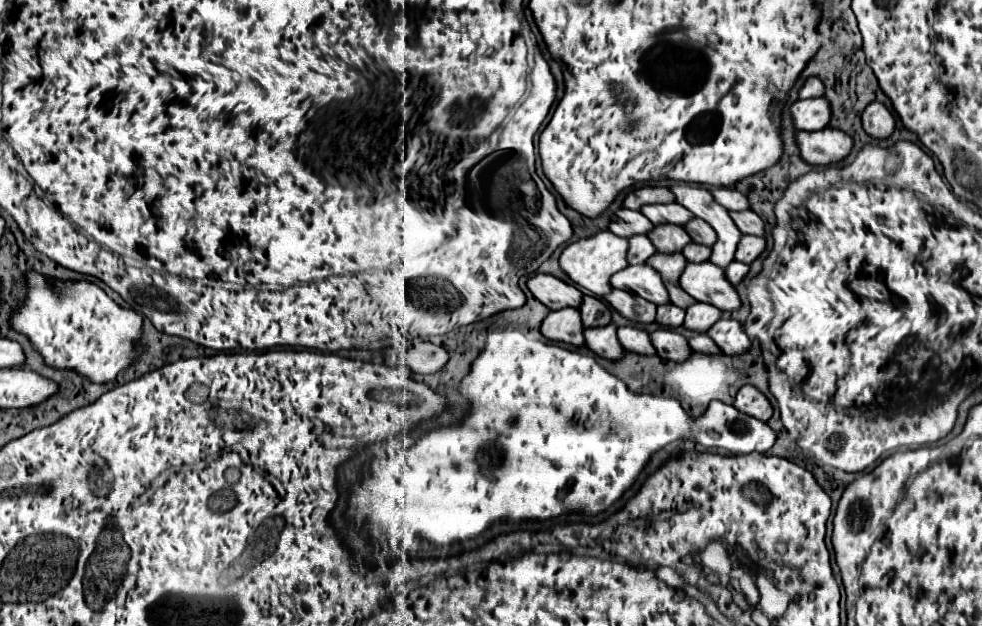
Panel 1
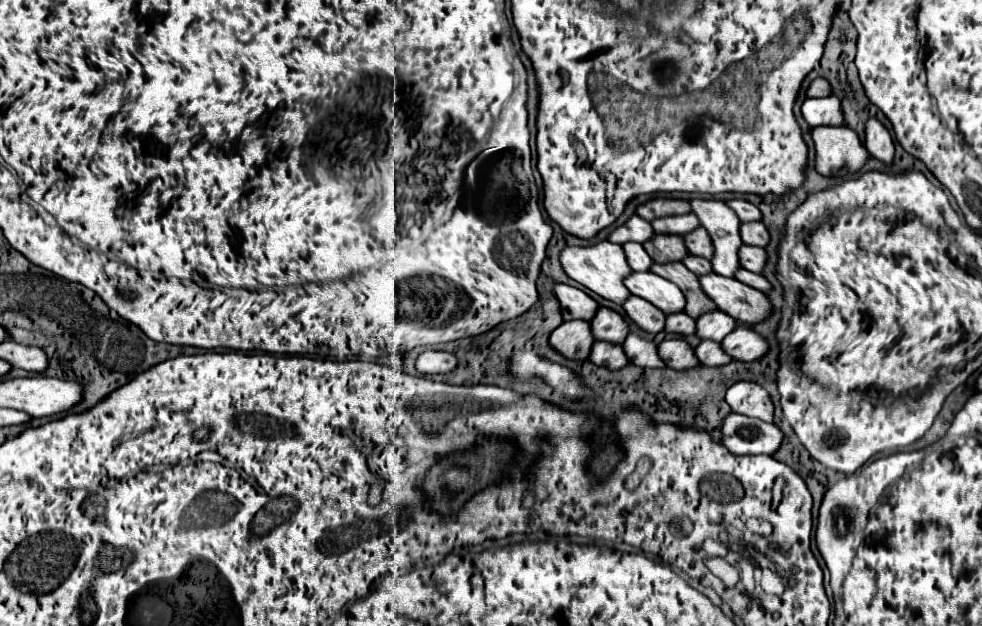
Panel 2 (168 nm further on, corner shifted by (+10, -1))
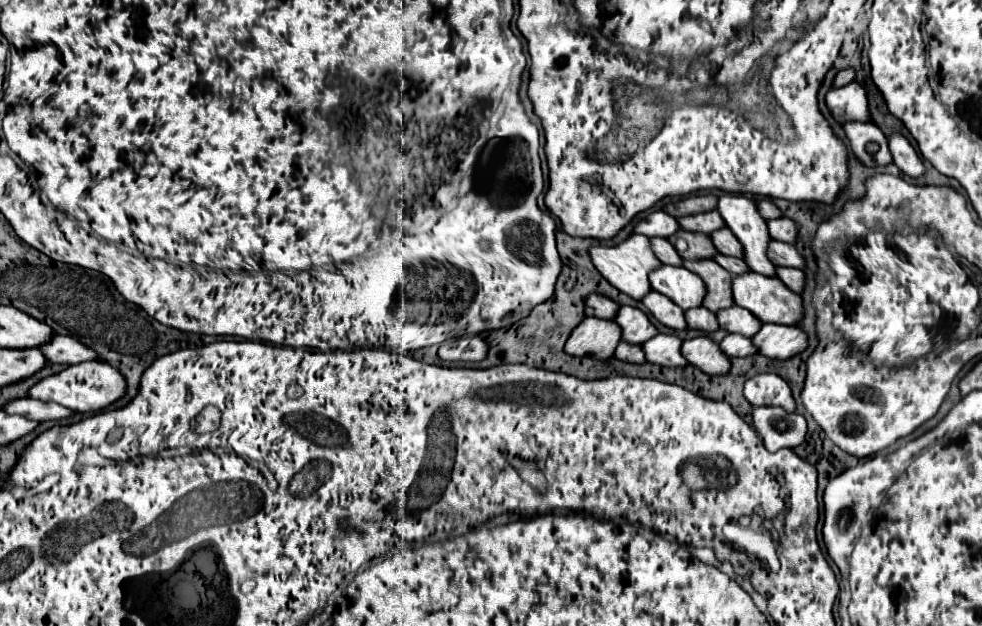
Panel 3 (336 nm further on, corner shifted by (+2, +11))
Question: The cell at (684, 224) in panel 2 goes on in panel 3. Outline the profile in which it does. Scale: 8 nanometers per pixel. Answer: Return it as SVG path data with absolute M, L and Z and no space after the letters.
M709 211L709 213L699 213L699 215L689 215L689 217L681 217L679 225L685 231L693 231L693 233L713 233L717 229L725 227L723 217L717 211Z

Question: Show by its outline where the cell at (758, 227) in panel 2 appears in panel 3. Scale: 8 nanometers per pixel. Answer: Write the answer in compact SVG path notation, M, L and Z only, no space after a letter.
M781 217L781 219L771 219L767 221L769 225L769 233L773 239L783 241L783 243L795 243L797 241L797 223L793 219Z

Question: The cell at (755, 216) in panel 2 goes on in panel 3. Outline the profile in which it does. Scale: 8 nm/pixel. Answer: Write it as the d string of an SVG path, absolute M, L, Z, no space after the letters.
M769 199L757 201L757 209L759 209L759 213L761 213L765 219L777 219L777 217L781 217L781 211L779 211Z

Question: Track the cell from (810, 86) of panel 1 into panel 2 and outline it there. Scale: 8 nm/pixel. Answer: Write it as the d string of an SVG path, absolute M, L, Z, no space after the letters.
M819 77L813 79L809 89L807 89L807 97L827 97L827 95L831 95L829 83L825 79L819 79Z

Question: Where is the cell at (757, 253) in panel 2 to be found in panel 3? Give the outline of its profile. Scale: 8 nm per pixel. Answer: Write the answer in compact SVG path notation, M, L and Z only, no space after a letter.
M771 241L769 243L769 259L777 267L795 267L795 269L805 269L805 259L797 251L795 245L781 243L781 241Z

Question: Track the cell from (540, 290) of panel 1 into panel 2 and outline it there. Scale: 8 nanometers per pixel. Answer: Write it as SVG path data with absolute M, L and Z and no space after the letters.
M563 283L553 285L553 295L561 303L561 315L565 321L569 319L589 321L599 307L587 293L571 285L563 285Z

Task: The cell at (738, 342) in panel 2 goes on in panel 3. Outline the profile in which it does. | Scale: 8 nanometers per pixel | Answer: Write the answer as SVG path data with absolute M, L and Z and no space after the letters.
M765 323L751 341L765 357L783 361L803 353L809 345L805 331L801 331L799 327L777 325L777 323Z

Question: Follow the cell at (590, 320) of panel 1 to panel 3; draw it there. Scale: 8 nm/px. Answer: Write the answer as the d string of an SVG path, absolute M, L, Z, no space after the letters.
M621 307L615 321L623 329L623 341L631 345L643 345L649 341L649 337L655 337L659 333L647 315L637 307Z

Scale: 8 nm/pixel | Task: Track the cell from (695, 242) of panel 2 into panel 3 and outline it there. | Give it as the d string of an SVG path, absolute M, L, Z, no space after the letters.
M725 227L721 231L715 231L715 233L711 233L711 239L719 253L731 255L731 257L743 257L743 249L741 249L737 237L731 233L731 229Z

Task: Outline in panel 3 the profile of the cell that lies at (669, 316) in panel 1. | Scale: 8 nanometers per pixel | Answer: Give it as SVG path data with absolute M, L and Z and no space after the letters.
M697 307L697 309L687 311L685 319L687 319L691 329L699 329L699 331L705 331L705 333L711 333L711 331L719 329L717 317L709 309L705 309L705 307Z

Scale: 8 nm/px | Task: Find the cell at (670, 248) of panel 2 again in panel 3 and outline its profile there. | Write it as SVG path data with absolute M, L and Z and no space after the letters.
M679 231L677 235L669 237L671 243L675 243L675 239L683 239L687 243L687 249L683 251L683 259L691 259L691 261L699 261L699 259L713 259L719 251L715 249L713 241L709 235L701 235L701 233L689 233L689 231Z

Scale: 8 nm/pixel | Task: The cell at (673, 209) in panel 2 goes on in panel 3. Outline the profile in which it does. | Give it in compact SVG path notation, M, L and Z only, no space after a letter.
M693 195L693 197L687 197L687 199L679 199L677 203L669 203L665 207L665 213L673 215L673 217L685 217L685 215L713 211L715 207L717 207L715 195Z

